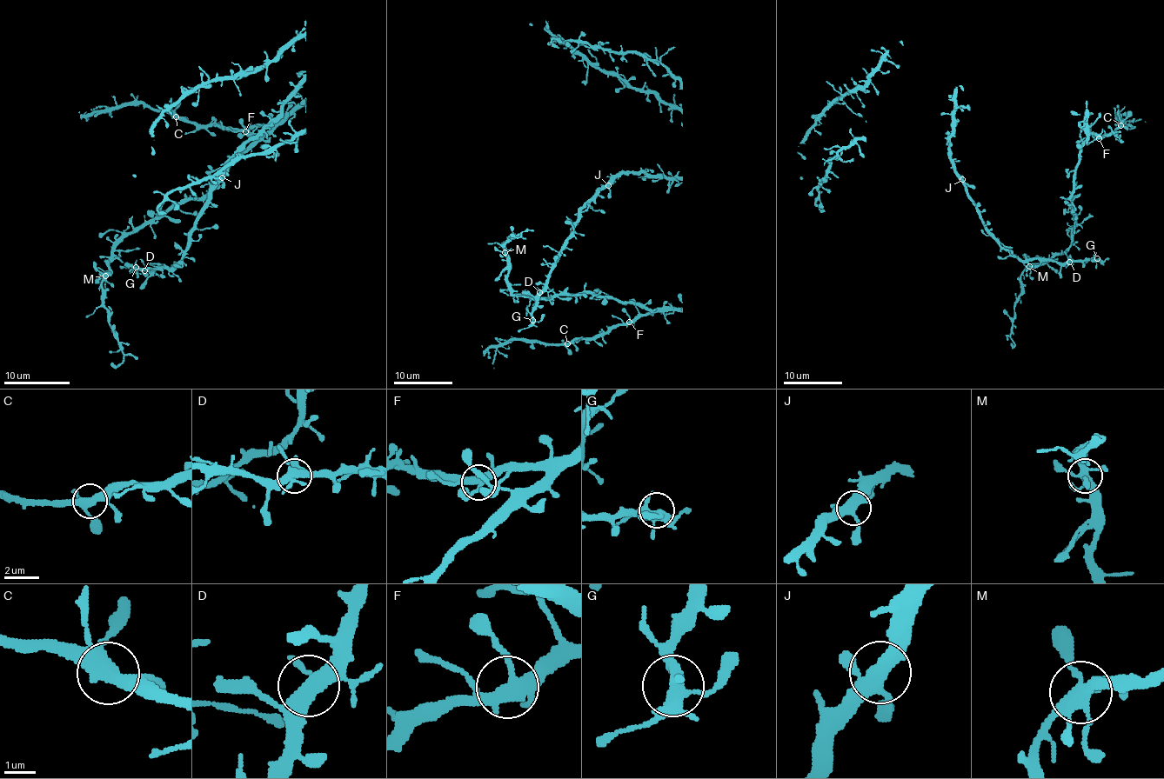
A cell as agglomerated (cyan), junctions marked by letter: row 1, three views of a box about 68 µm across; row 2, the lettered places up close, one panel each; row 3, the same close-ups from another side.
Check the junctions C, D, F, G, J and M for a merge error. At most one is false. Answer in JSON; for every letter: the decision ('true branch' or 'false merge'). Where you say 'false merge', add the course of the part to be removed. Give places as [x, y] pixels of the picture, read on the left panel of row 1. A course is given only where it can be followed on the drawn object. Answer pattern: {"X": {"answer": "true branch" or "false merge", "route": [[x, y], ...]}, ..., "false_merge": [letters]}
{"C": {"answer": "true branch"}, "D": {"answer": "true branch"}, "F": {"answer": "true branch"}, "G": {"answer": "true branch"}, "J": {"answer": "true branch"}, "M": {"answer": "true branch"}, "false_merge": []}

